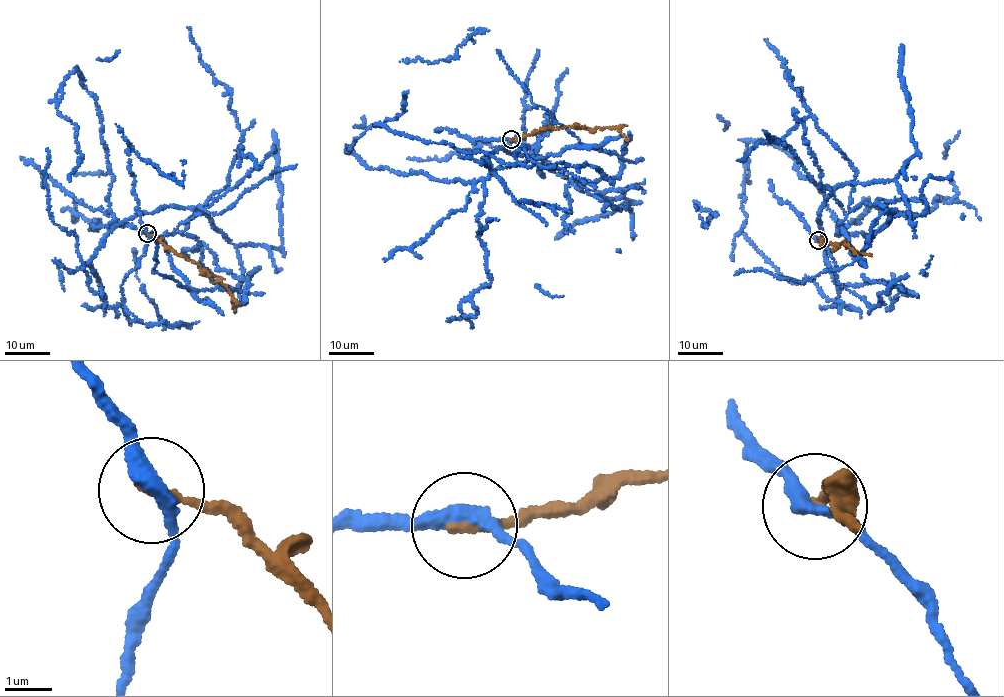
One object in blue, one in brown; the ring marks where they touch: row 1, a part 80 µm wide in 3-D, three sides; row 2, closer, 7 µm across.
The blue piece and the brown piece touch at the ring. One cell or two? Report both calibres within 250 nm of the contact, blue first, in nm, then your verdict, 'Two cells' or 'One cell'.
Thickness 320 nm (blue) against 200 nm. Two cells

